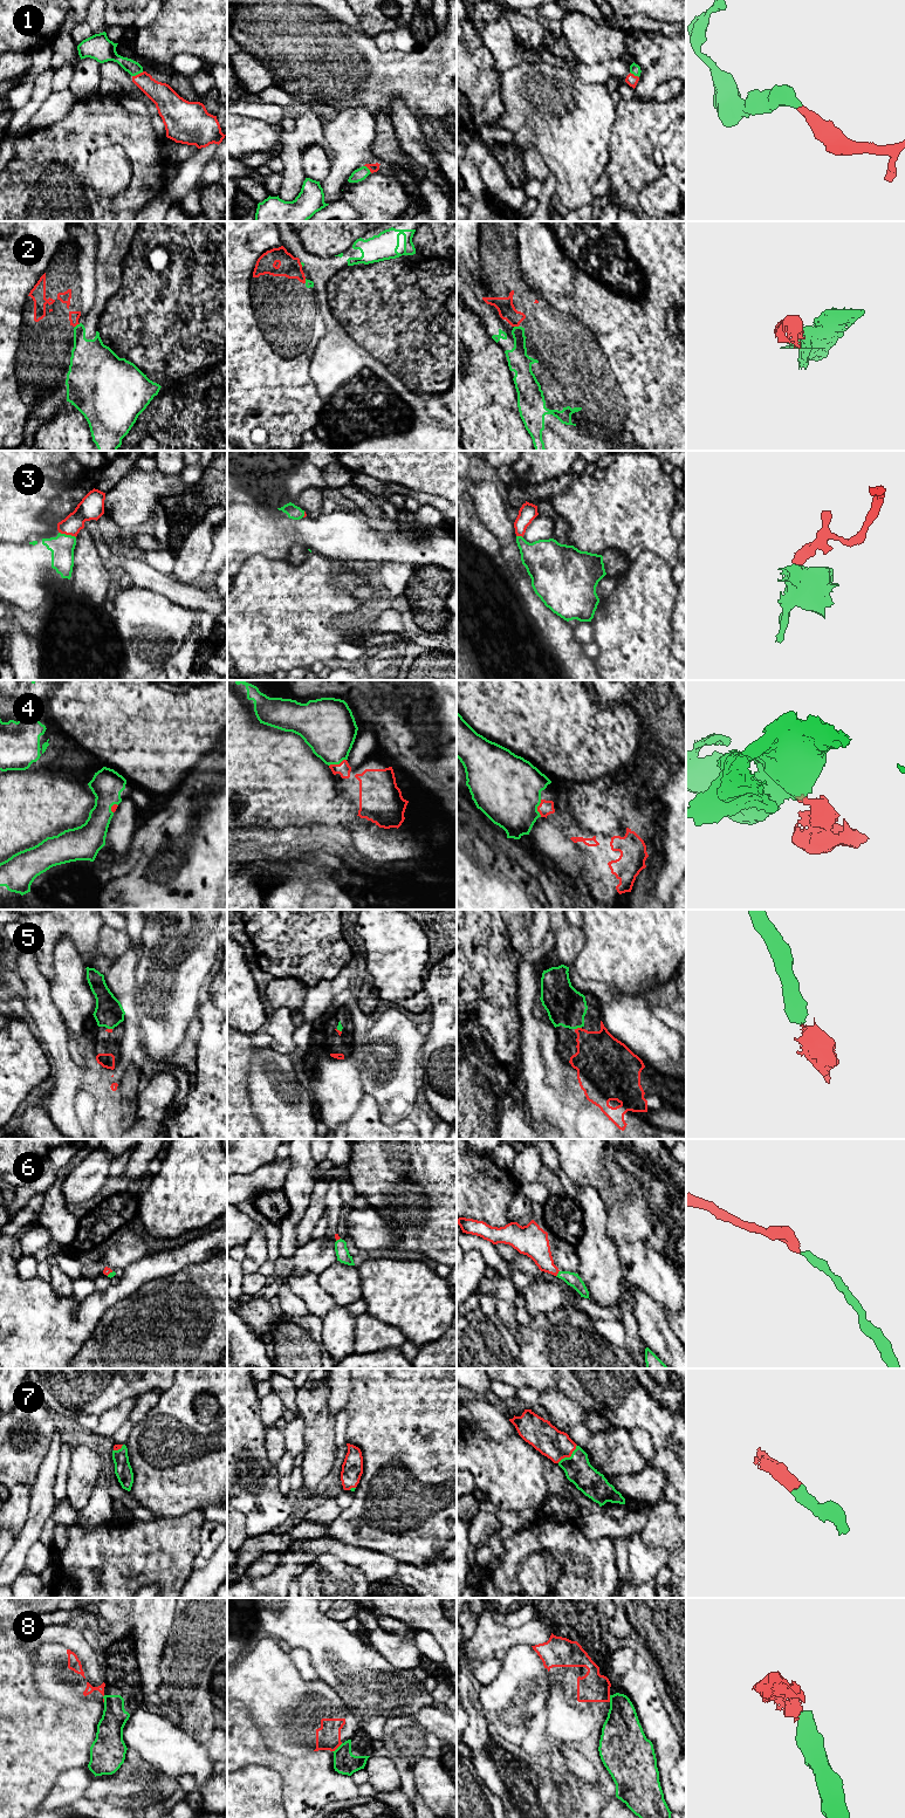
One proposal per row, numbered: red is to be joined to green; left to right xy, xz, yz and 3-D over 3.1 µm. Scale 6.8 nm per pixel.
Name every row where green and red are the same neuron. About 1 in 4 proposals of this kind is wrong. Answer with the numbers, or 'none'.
1, 3, 4, 5, 6, 7

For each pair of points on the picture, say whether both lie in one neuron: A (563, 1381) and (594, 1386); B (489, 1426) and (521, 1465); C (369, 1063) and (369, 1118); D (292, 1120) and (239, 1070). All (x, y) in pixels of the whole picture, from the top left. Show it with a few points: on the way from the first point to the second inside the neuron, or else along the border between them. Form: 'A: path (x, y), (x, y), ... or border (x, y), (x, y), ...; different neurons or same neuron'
A: path (570, 1381), (587, 1381); same neuron
B: border (518, 1434), (511, 1434), (500, 1441), (489, 1436); different neurons
C: border (364, 1092), (375, 1099), (381, 1119); different neurons
D: border (253, 1052), (248, 1084), (248, 1096), (252, 1106); different neurons

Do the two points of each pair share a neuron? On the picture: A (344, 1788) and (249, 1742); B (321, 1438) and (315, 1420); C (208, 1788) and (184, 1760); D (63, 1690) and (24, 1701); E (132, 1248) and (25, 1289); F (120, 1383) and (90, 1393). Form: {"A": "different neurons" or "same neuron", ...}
{"A": "same neuron", "B": "same neuron", "C": "same neuron", "D": "different neurons", "E": "different neurons", "F": "same neuron"}

